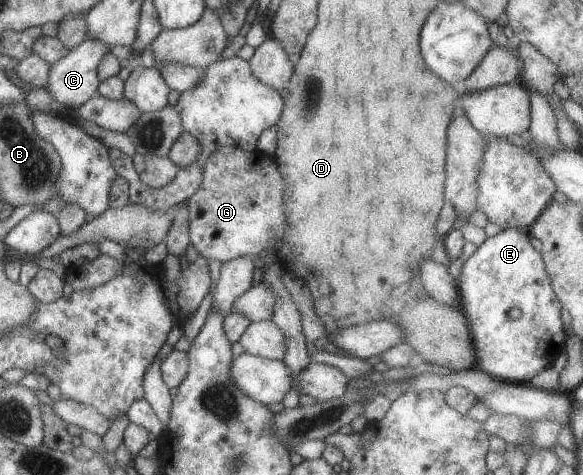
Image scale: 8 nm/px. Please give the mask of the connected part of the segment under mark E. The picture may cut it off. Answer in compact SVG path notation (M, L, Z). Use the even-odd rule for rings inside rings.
M523 228L502 229L499 234L487 237L486 240L472 252L472 255L464 260L462 267L460 268L460 274L455 279L455 288L457 289L459 299L459 311L465 319L471 337L475 359L473 367L478 371L484 372L486 375L492 376L498 381L516 385L528 384L534 376L551 367L559 354L566 350L565 343L567 334L565 333L564 328L562 328L562 322L560 320L561 305L557 300L555 293L552 291L551 280L546 273L541 255L532 248L529 239L530 237L528 236L527 229Z

